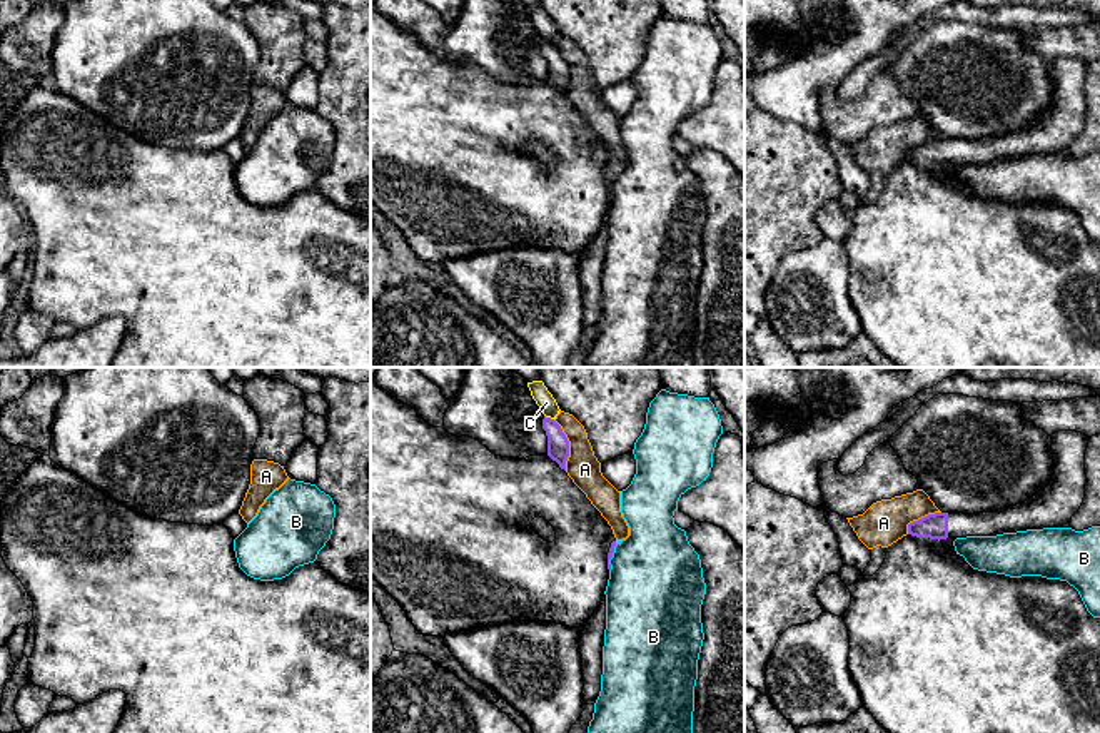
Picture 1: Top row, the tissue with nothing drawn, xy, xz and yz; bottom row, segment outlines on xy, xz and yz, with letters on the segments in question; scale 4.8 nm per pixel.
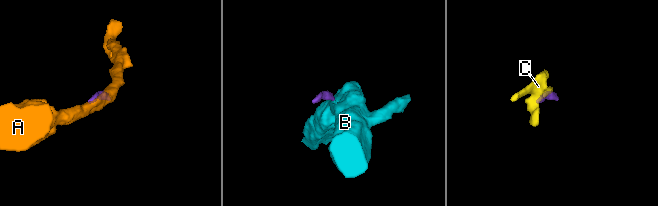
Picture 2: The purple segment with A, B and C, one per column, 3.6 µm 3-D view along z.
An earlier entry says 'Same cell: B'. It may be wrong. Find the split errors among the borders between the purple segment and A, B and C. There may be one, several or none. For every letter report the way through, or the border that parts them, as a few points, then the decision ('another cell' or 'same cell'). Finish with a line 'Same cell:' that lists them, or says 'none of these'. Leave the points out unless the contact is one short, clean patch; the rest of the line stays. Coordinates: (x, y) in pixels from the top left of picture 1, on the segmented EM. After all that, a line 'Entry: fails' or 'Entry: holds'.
A: another cell
B: border xz (616, 543), (610, 570); another cell
C: another cell
Same cell: none of these
Entry: fails

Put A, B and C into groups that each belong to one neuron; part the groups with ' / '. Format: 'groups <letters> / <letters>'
groups A / B / C

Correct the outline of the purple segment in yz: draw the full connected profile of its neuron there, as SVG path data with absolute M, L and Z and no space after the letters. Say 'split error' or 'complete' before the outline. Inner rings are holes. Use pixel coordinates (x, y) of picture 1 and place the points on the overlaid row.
split error | M1077 431L1052 434L1053 474L1048 484L1022 504L980 513L935 513L908 524L916 538L946 539L997 536L1043 528L1070 528L1085 498L1088 437Z

